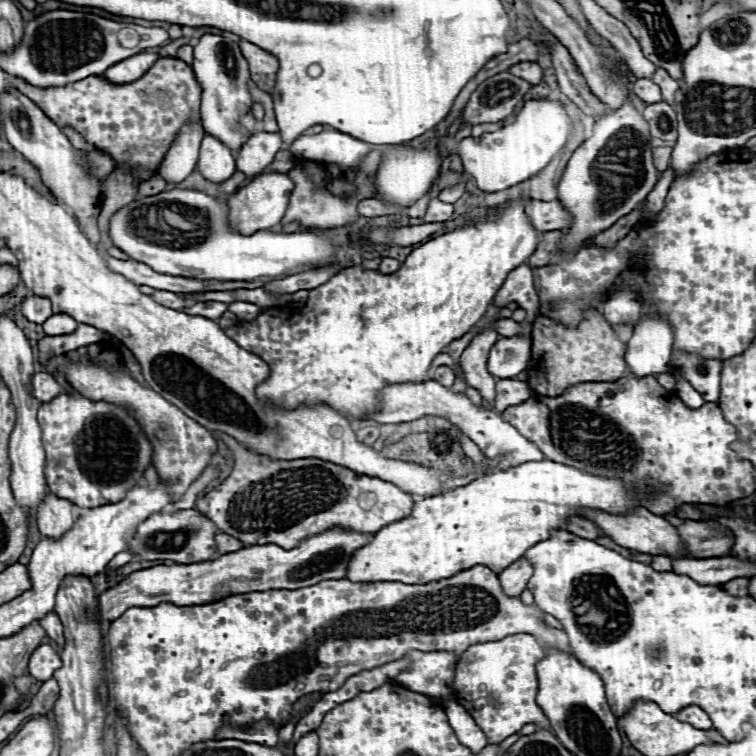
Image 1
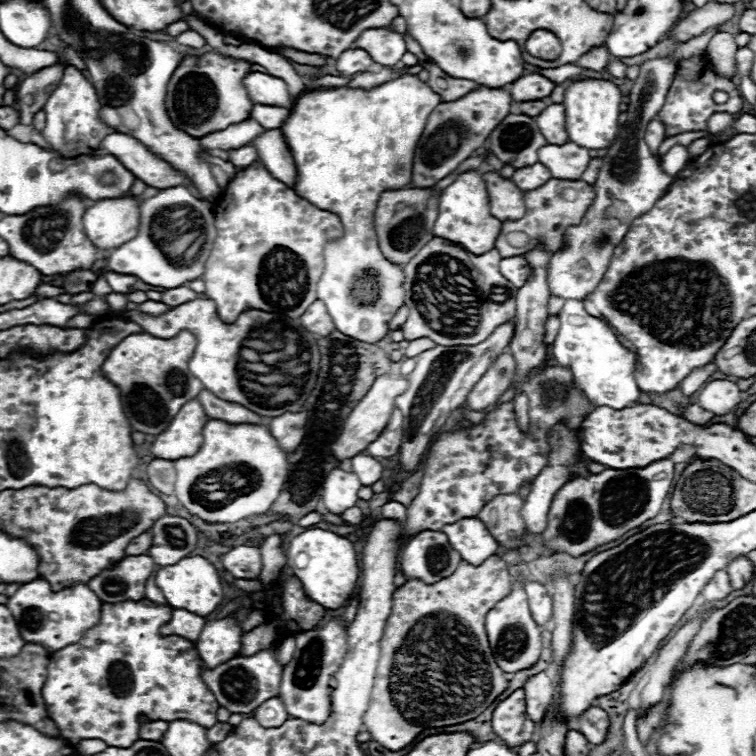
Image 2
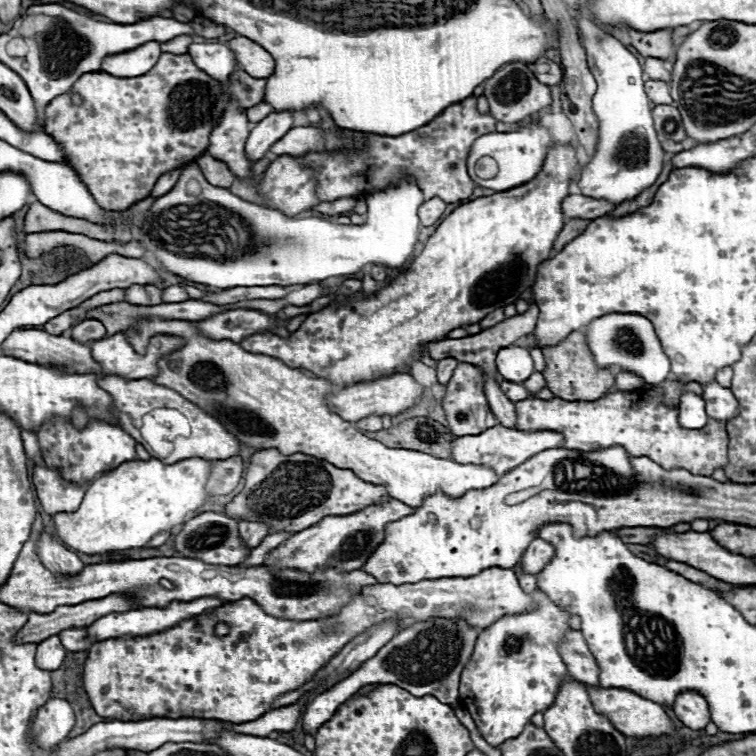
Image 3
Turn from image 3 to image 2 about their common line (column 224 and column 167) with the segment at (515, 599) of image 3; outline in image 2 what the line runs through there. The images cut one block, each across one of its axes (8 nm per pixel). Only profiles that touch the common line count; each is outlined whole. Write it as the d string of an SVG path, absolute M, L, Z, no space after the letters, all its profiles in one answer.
M146 598L140 602L104 602L100 622L86 630L80 642L70 644L50 654L48 676L42 686L42 698L48 716L56 722L60 736L68 742L80 742L98 738L108 746L132 746L138 738L140 726L148 720L188 718L200 722L204 728L212 728L216 720L218 702L212 698L212 690L202 682L202 660L188 640L182 636L162 636L160 628L172 618L172 606L154 604Z

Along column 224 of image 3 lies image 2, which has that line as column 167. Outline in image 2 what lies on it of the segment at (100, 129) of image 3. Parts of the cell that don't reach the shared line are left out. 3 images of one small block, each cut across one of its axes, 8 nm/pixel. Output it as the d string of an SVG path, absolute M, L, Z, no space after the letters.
M208 50L202 56L186 54L168 80L166 106L172 122L194 138L224 130L230 124L244 122L250 118L250 110L254 106L242 82L244 74L248 72L252 72L250 62L224 58L216 50Z

